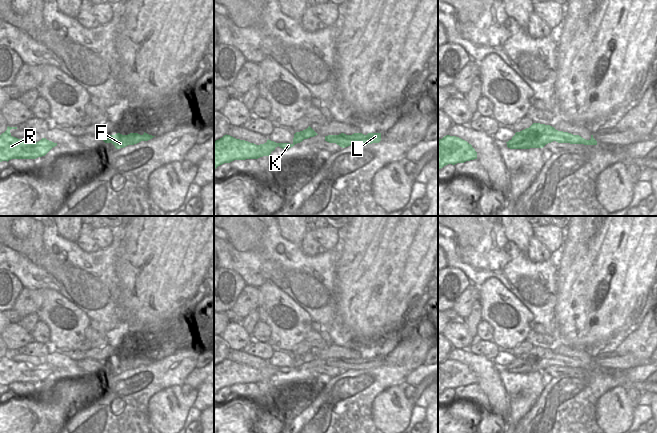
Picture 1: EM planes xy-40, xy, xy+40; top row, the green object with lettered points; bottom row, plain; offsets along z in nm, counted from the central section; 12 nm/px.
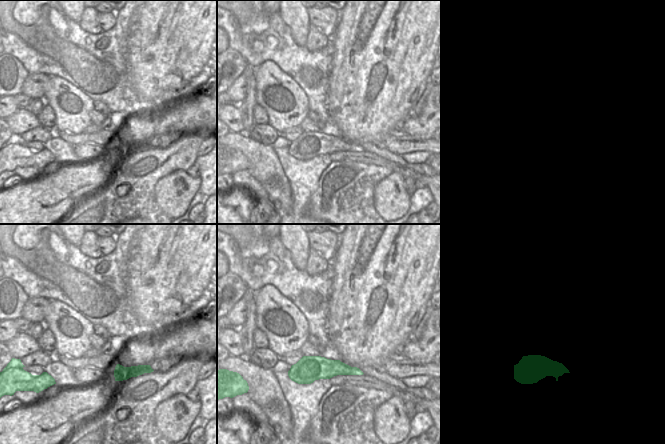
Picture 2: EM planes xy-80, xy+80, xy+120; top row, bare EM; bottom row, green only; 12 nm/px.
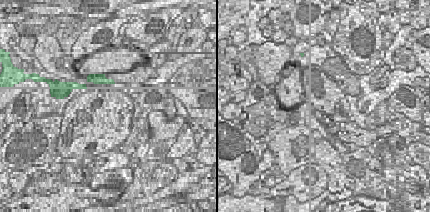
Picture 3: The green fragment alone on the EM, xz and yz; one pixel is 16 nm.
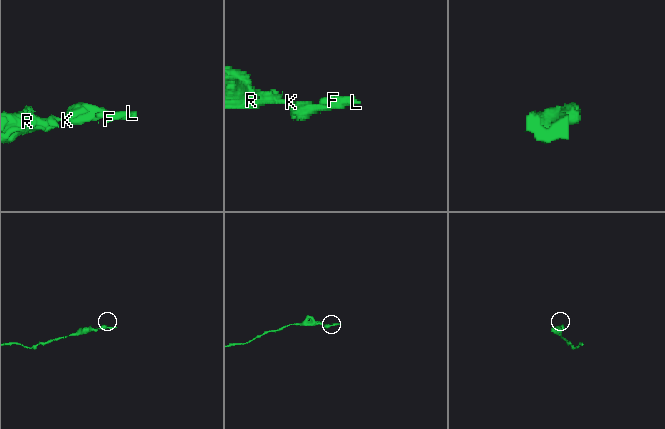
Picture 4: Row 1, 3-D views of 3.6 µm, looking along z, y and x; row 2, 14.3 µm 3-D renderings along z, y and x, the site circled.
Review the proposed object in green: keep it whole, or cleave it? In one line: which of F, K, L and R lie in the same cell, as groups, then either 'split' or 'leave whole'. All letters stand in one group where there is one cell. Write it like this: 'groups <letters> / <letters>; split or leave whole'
groups F K L R; leave whole

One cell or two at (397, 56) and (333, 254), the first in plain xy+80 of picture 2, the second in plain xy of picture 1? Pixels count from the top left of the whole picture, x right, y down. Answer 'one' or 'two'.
two

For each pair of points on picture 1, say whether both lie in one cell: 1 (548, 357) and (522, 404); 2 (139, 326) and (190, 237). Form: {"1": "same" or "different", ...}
{"1": "different", "2": "same"}

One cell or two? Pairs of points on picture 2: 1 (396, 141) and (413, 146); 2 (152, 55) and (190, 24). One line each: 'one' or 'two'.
1: one
2: one

